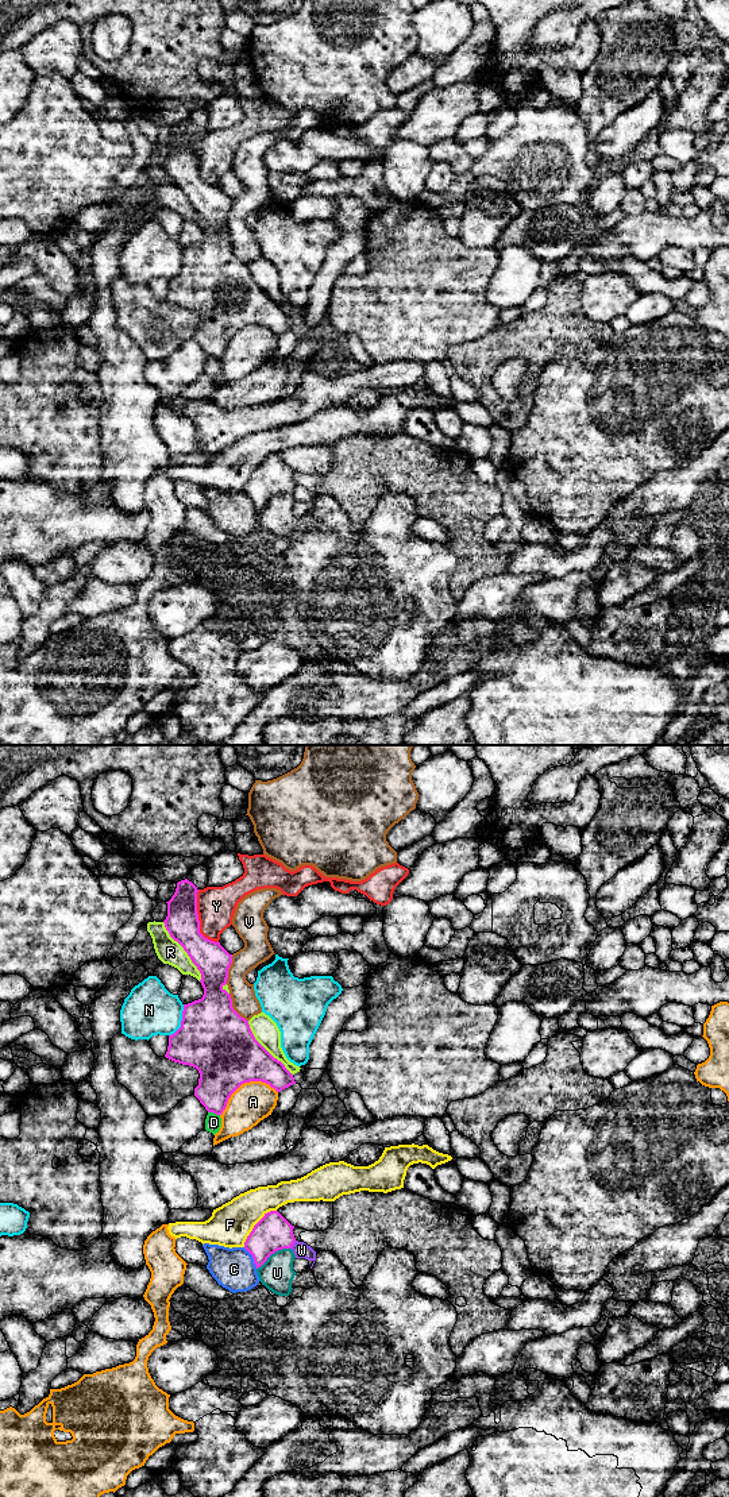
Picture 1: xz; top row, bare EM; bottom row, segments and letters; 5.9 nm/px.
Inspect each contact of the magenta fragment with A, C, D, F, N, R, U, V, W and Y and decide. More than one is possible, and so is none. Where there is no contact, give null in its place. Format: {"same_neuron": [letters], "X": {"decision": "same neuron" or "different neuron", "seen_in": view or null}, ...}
{"same_neuron": [], "A": {"decision": "different neuron", "seen_in": "xz"}, "C": {"decision": "different neuron", "seen_in": "xz"}, "D": {"decision": "different neuron", "seen_in": "xz"}, "F": {"decision": "different neuron", "seen_in": "xz"}, "N": {"decision": "different neuron", "seen_in": "xz"}, "R": {"decision": "different neuron", "seen_in": "xz"}, "U": {"decision": "different neuron", "seen_in": "xz"}, "V": {"decision": "different neuron", "seen_in": "xz"}, "W": {"decision": "different neuron", "seen_in": "xz"}, "Y": {"decision": "different neuron", "seen_in": "xz"}}

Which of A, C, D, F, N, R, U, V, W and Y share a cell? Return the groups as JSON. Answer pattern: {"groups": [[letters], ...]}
{"groups": [["A"], ["C"], ["D"], ["F"], ["N"], ["R"], ["U"], ["V"], ["W"], ["Y"]]}

